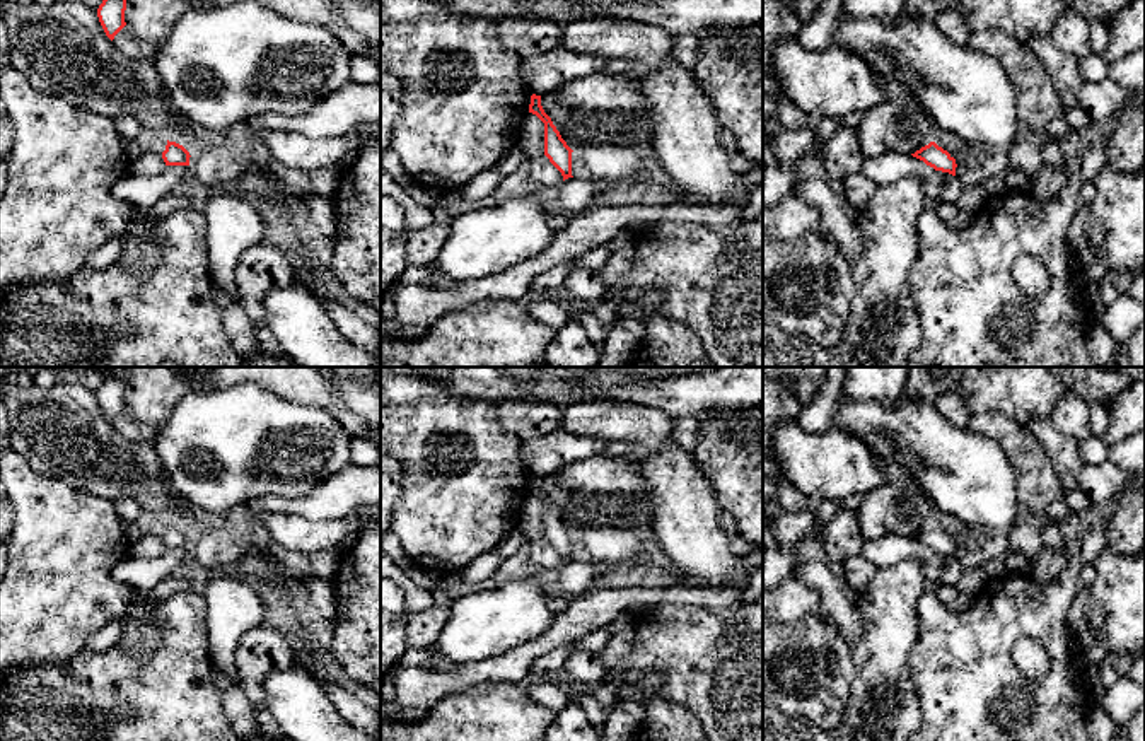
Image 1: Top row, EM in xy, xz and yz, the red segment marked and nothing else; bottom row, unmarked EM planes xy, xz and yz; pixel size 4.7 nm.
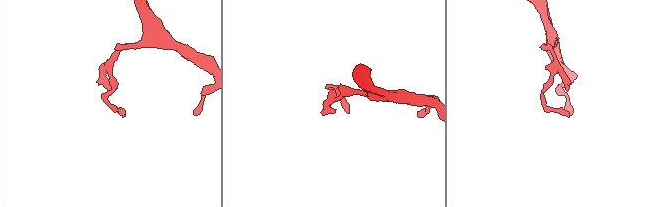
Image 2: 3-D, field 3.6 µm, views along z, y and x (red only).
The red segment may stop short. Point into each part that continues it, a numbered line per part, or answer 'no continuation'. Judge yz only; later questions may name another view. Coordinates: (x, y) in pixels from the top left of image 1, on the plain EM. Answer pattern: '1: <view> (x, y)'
no continuation

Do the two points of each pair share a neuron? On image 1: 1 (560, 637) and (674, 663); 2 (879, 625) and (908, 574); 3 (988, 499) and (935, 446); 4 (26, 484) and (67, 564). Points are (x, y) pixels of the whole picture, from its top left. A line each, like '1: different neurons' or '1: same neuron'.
1: different neurons
2: same neuron
3: same neuron
4: same neuron

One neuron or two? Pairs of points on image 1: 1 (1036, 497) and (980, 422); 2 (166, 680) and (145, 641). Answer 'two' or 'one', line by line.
1: one
2: two

